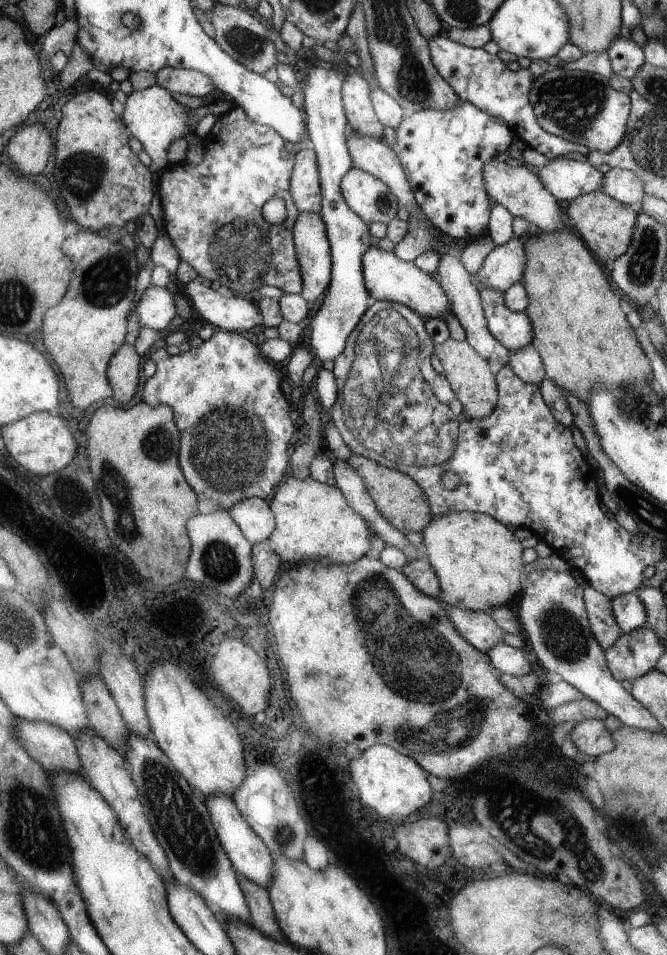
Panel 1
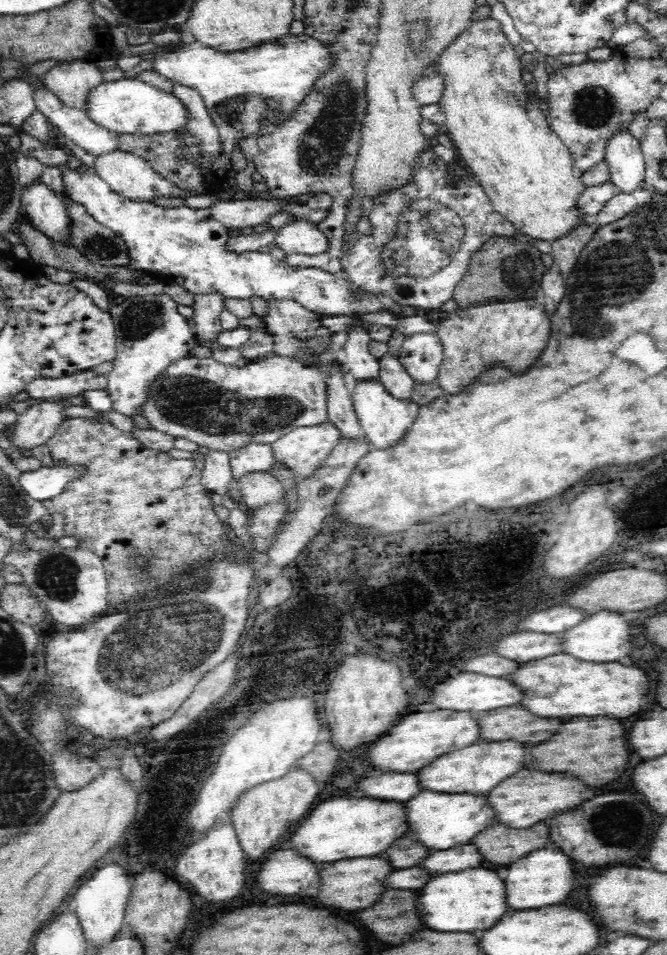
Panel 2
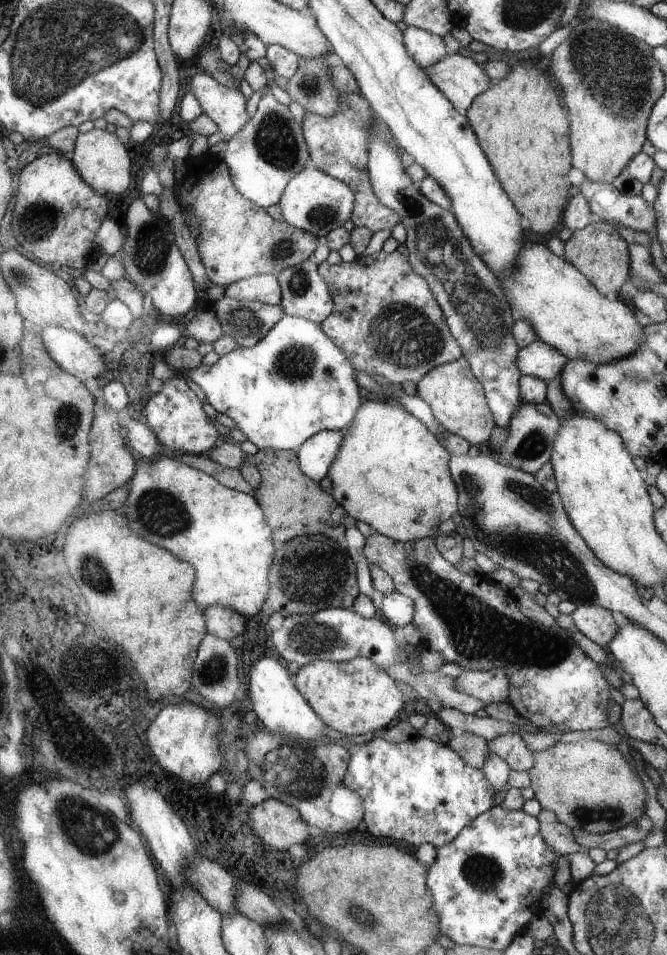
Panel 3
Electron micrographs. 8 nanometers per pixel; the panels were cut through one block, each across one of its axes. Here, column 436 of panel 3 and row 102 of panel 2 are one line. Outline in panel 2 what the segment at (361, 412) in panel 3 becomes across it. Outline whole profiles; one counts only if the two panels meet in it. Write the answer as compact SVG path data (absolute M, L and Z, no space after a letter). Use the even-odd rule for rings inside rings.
M490 16L484 18L484 20L472 22L461 36L456 37L455 40L440 53L440 56L431 62L431 74L439 76L444 83L442 96L439 97L436 103L440 106L440 111L441 108L444 108L444 112L446 112L446 128L448 128L448 134L452 134L452 142L456 144L456 148L462 152L462 156L464 156L466 162L470 164L470 170L480 178L480 184L483 186L485 193L489 196L494 210L498 212L498 214L501 214L508 222L511 222L519 232L524 233L530 238L551 242L556 238L560 238L560 236L566 236L570 230L574 230L574 226L584 224L584 222L595 223L596 226L600 226L595 220L597 215L585 215L584 213L580 213L577 208L578 203L576 202L578 202L578 198L580 194L582 194L585 184L581 181L580 175L576 173L568 147L551 129L547 118L543 116L539 108L536 108L536 102L534 102L534 104L528 102L528 106L526 106L526 96L528 96L528 94L526 94L526 88L524 88L526 84L522 82L522 76L520 76L520 58L517 56L514 47L510 45L510 42L506 39L506 35L504 35L502 25L496 21L496 18Z

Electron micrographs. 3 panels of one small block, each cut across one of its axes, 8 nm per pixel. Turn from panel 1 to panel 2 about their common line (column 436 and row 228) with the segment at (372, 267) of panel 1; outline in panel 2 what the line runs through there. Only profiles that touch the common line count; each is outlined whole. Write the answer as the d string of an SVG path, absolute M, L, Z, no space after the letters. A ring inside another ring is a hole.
M294 219L278 229L274 244L286 254L297 254L300 258L306 258L328 250L328 237L318 225L308 220Z

